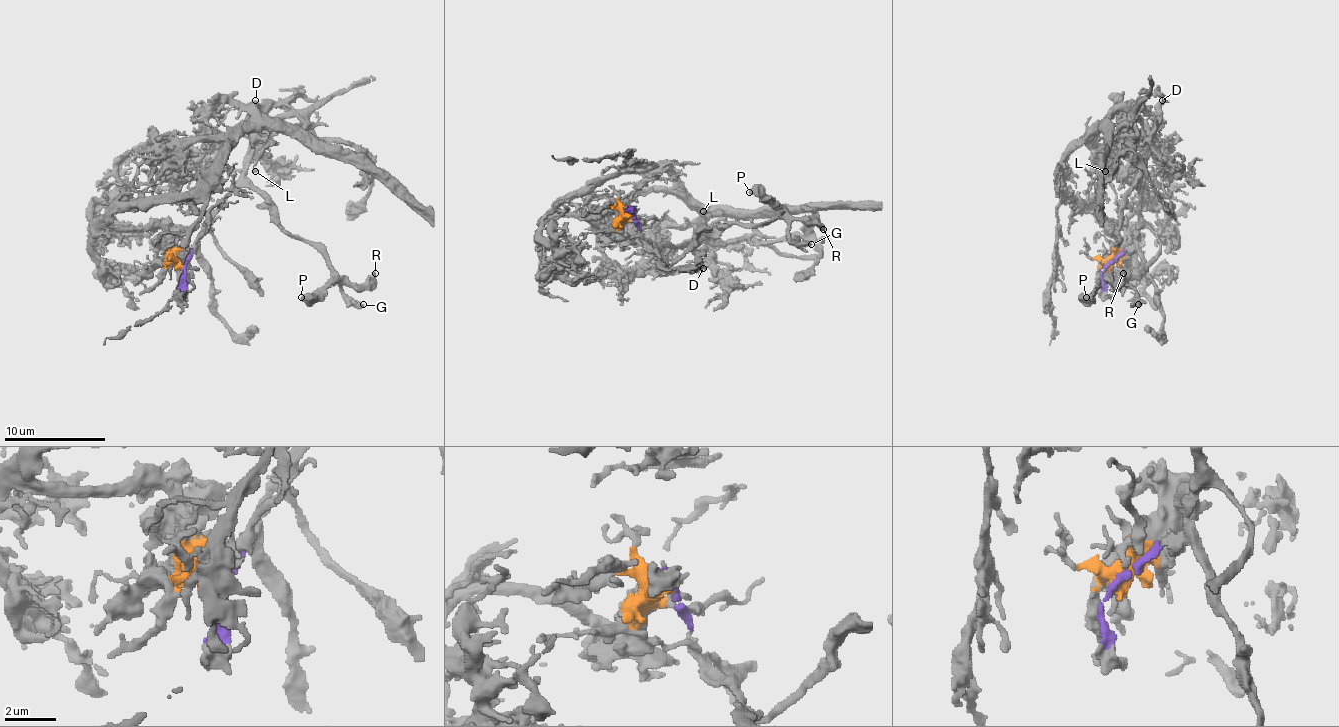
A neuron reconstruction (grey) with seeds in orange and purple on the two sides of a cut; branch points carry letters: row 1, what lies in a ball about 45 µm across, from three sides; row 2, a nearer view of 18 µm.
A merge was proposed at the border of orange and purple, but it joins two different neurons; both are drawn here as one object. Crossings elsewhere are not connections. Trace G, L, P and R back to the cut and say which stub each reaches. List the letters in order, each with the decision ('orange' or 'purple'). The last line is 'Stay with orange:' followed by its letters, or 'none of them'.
G: purple
L: orange
P: purple
R: purple
Stay with orange: L

